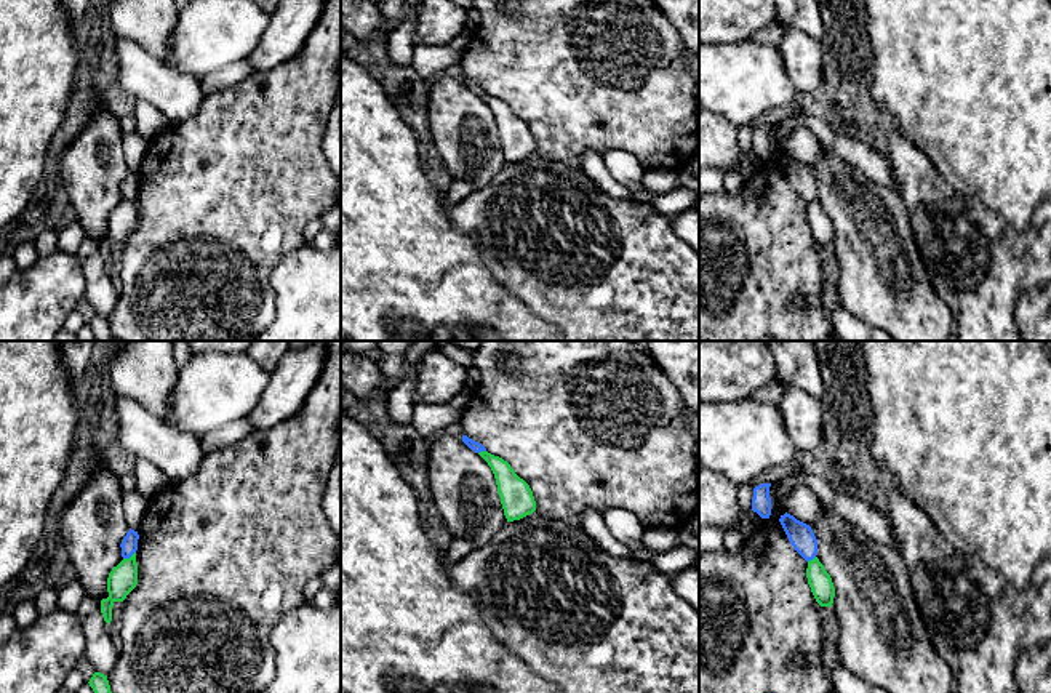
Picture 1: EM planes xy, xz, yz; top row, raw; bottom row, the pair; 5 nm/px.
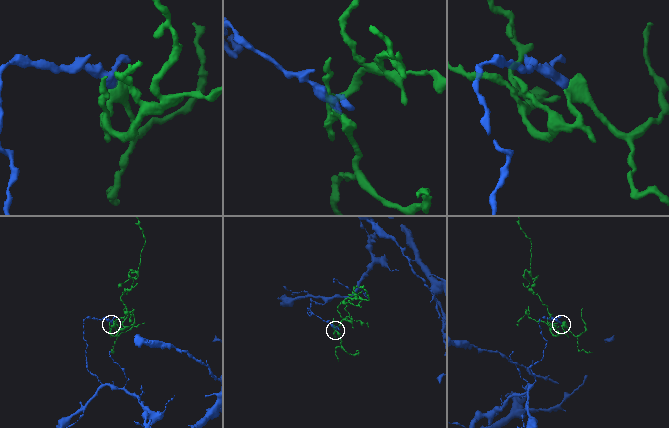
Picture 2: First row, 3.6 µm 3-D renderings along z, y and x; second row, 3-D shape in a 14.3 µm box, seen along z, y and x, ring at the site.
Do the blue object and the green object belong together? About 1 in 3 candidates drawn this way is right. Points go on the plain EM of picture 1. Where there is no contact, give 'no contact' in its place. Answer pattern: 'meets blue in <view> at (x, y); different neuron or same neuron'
meets blue in xy at (128, 199); different neuron

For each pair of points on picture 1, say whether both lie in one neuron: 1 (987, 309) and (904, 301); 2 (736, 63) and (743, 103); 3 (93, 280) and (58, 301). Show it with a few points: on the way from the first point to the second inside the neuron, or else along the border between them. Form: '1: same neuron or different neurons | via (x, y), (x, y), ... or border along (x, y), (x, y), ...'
1: different neurons | border along (925, 272), (954, 324)
2: same neuron | via (736, 72), (739, 93)
3: different neurons | border along (75, 255), (83, 279), (83, 296)

